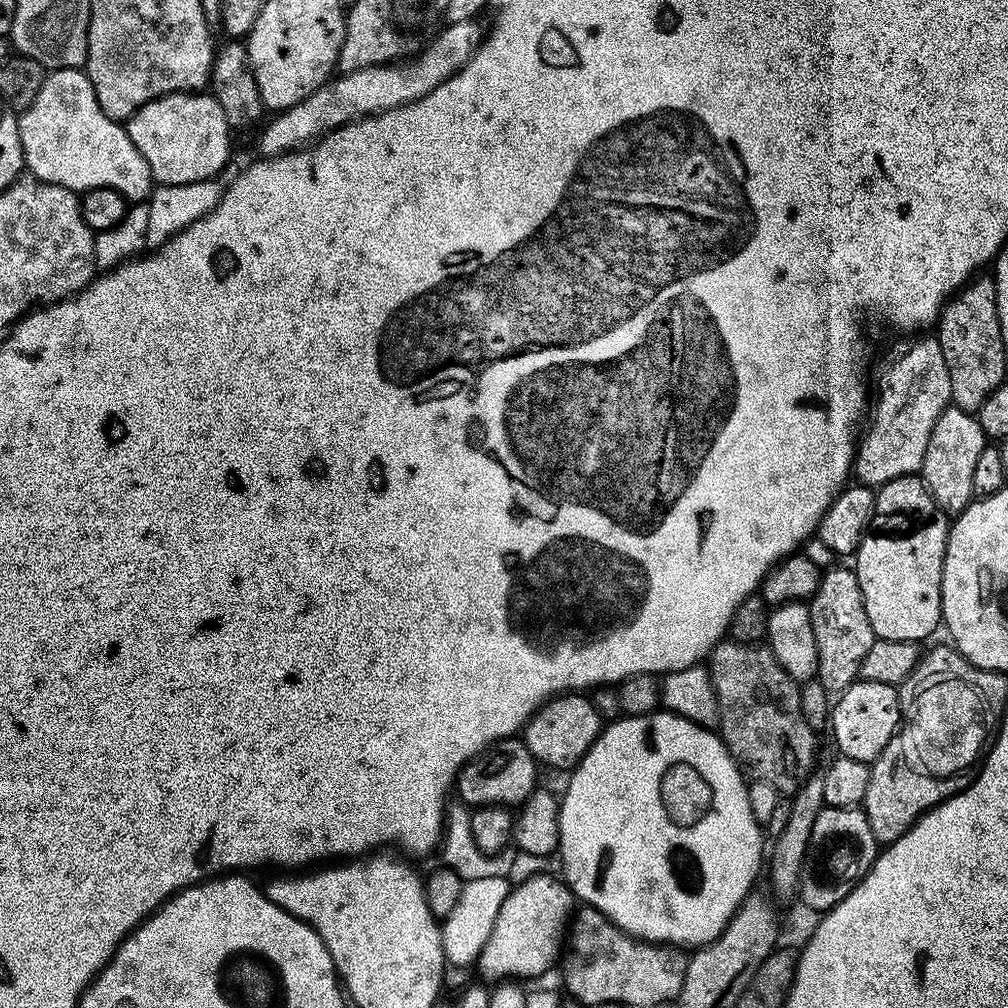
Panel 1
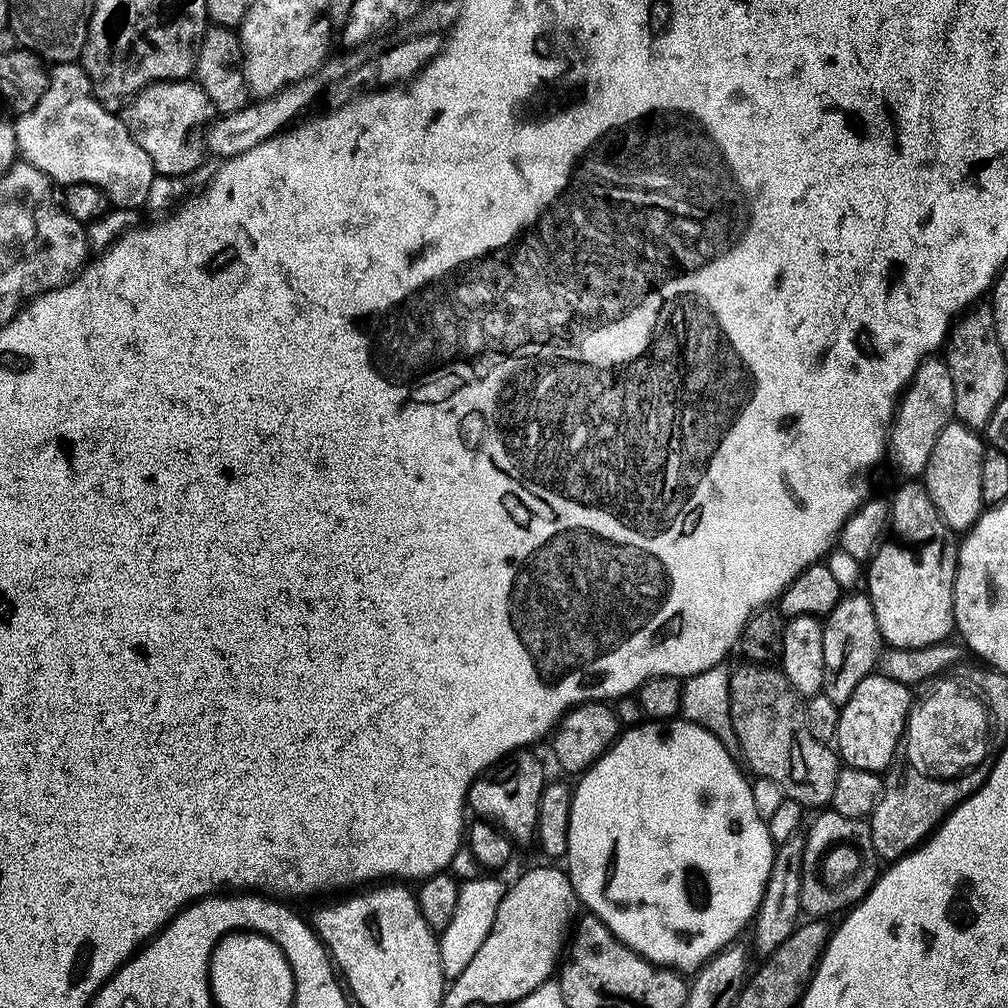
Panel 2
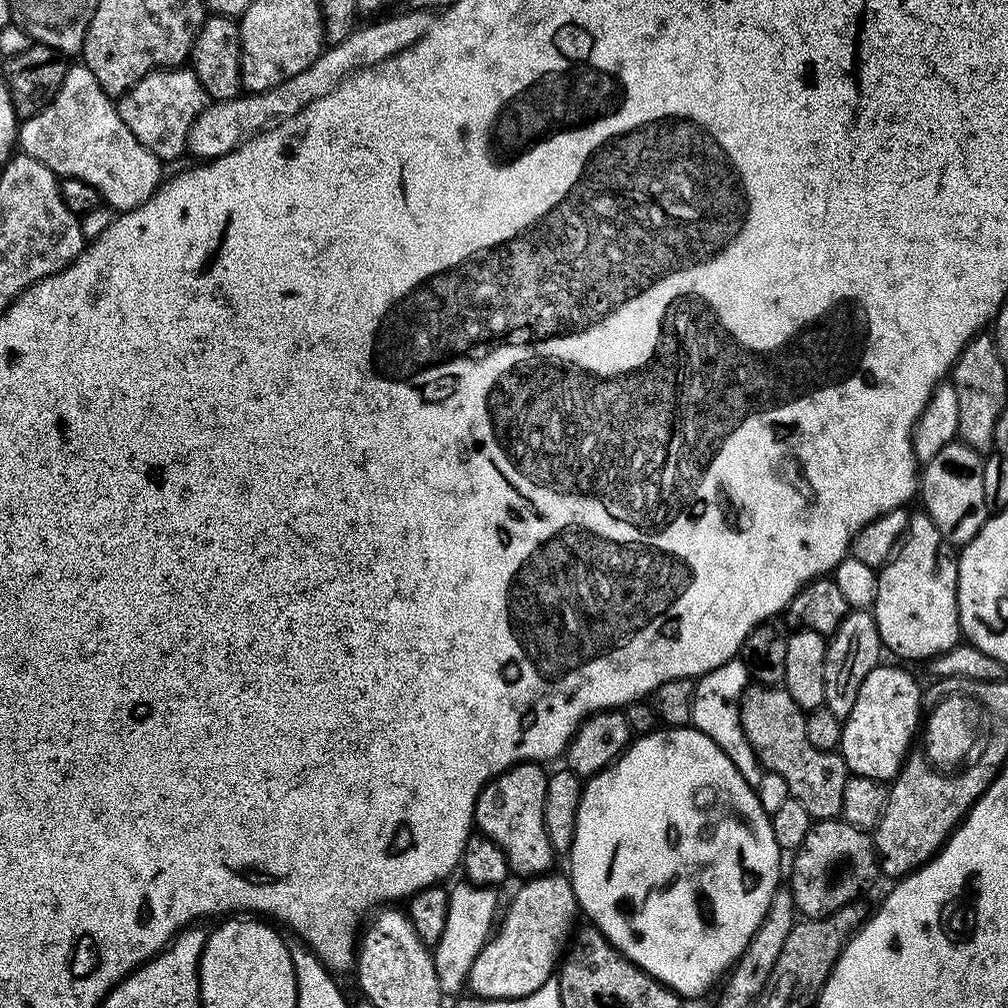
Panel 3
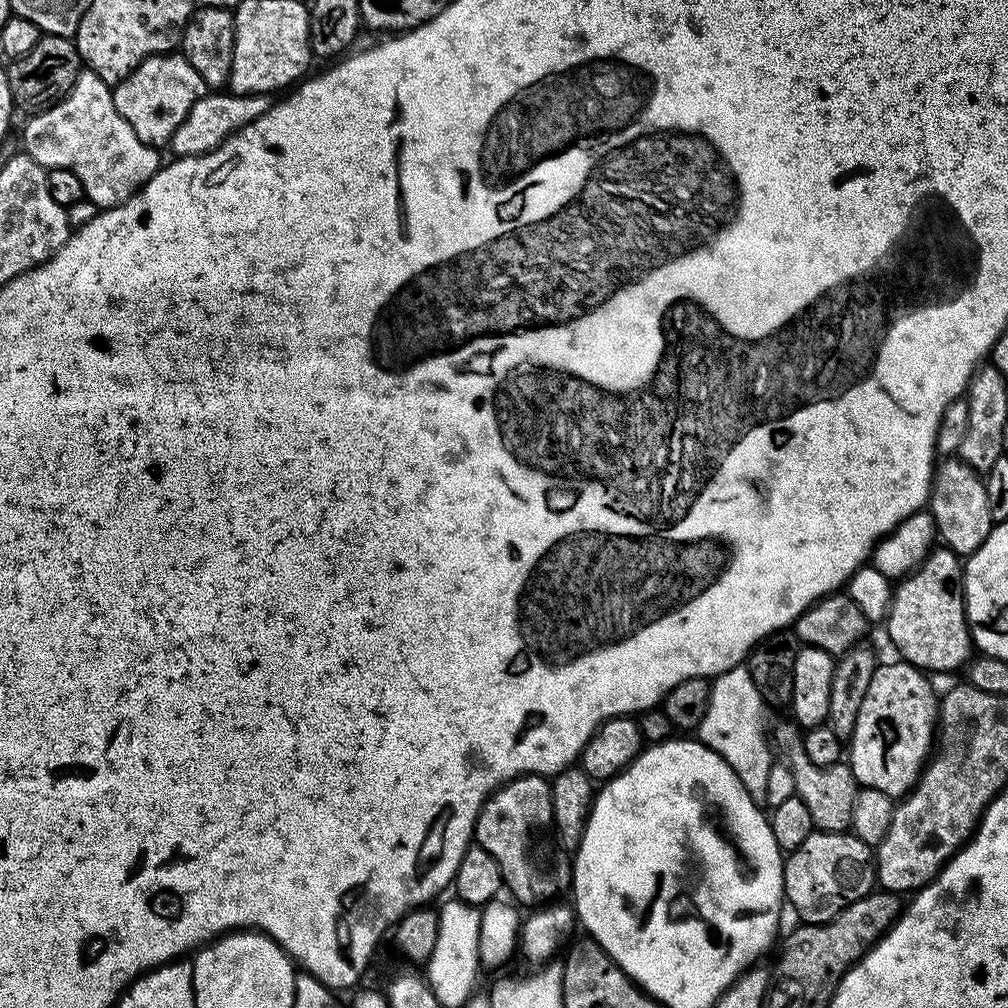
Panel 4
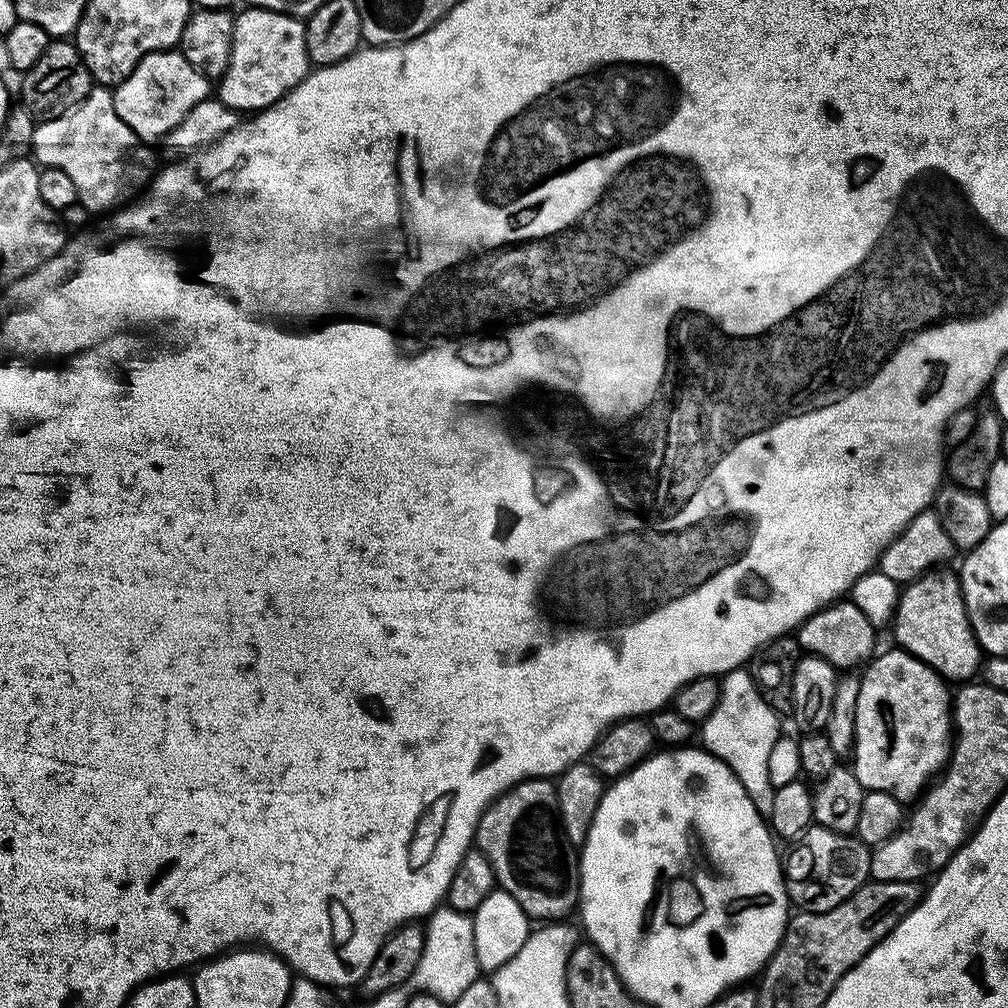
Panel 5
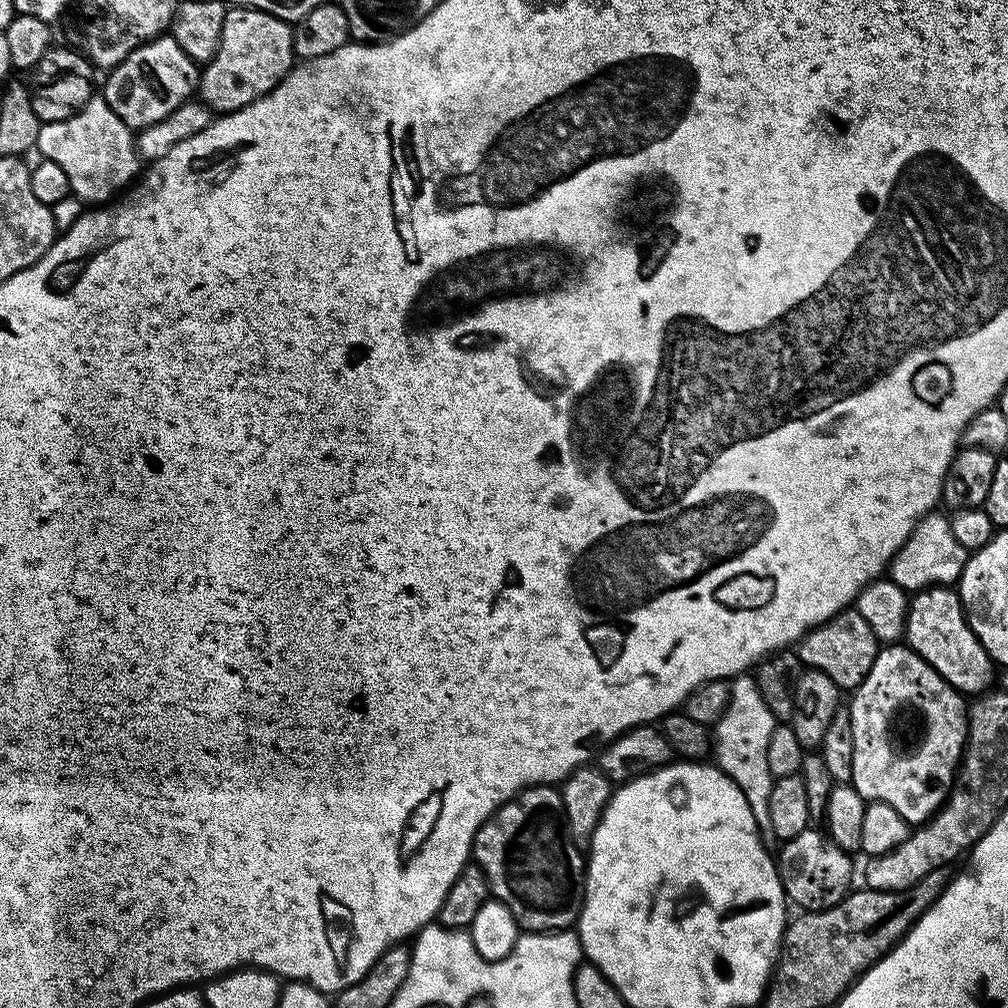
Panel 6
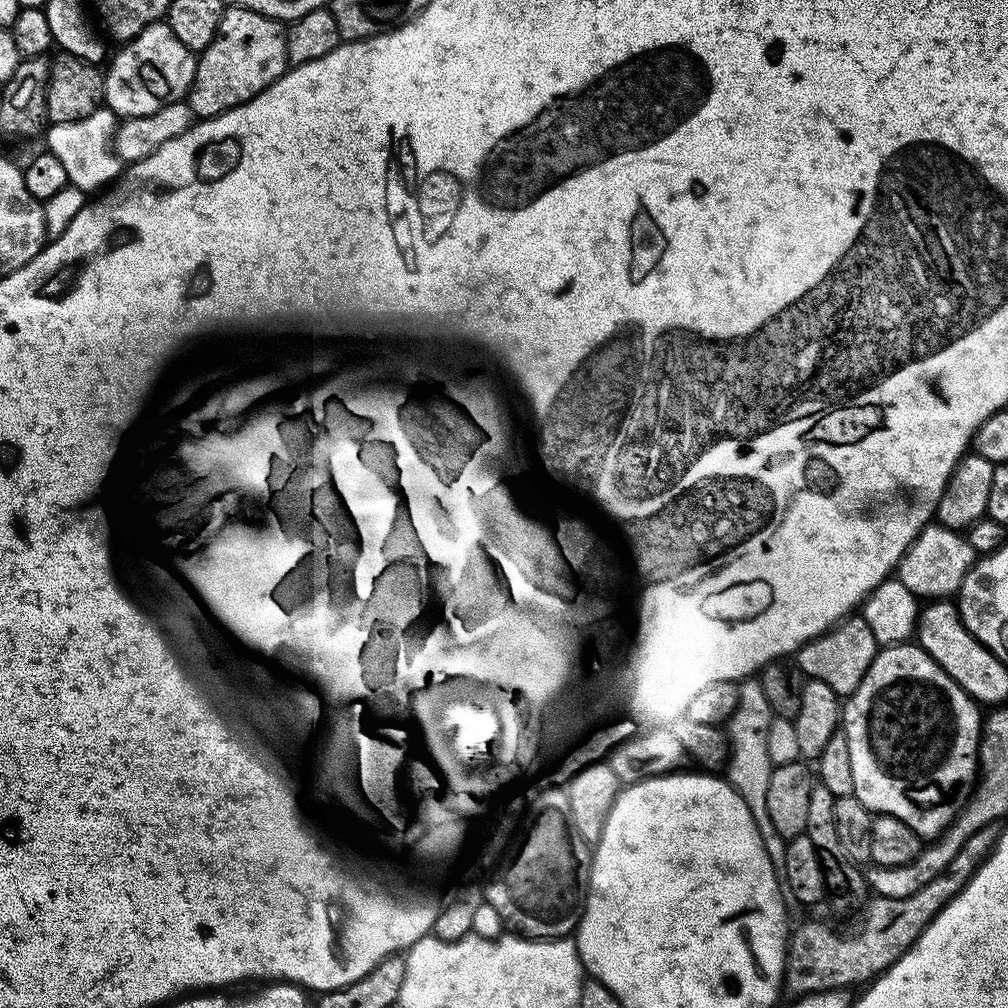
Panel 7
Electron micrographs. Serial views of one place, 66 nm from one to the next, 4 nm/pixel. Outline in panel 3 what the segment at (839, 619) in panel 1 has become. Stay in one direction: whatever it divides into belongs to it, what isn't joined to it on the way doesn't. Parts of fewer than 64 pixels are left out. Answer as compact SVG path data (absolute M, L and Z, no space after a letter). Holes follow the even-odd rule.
M852 610L844 617L827 641L826 650L826 694L824 703L837 717L850 714L854 702L858 702L858 690L870 674L870 670L881 663L882 645L876 629L876 622L868 610Z

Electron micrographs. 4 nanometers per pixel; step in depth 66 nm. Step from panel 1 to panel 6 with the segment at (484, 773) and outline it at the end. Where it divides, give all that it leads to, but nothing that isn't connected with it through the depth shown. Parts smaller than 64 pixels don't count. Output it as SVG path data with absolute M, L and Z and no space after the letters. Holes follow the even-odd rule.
M537 786L535 788L524 789L524 791L516 797L514 802L505 804L502 811L495 812L493 816L488 817L488 821L476 832L476 837L472 843L471 859L479 865L483 875L487 876L491 895L506 905L509 908L510 914L516 920L517 925L528 932L558 932L568 930L580 919L580 910L584 898L584 881L586 879L586 856L583 851L580 853L581 845L573 840L571 835L565 834L565 832L564 798L563 795L552 786Z

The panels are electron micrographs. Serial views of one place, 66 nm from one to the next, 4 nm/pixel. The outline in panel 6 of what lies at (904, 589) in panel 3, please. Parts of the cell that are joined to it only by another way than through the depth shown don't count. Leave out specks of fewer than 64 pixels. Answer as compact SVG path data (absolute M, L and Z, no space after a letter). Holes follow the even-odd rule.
M948 586L927 587L917 591L907 605L907 620L904 621L903 635L906 639L908 638L906 640L907 647L918 653L935 672L942 674L942 678L946 682L950 682L950 686L957 688L960 693L976 692L972 694L980 694L989 687L987 684L991 680L993 683L994 672L992 676L992 668L994 669L994 661L988 655L988 651L981 646L980 639L968 627L968 618L965 616L960 603L959 591Z

